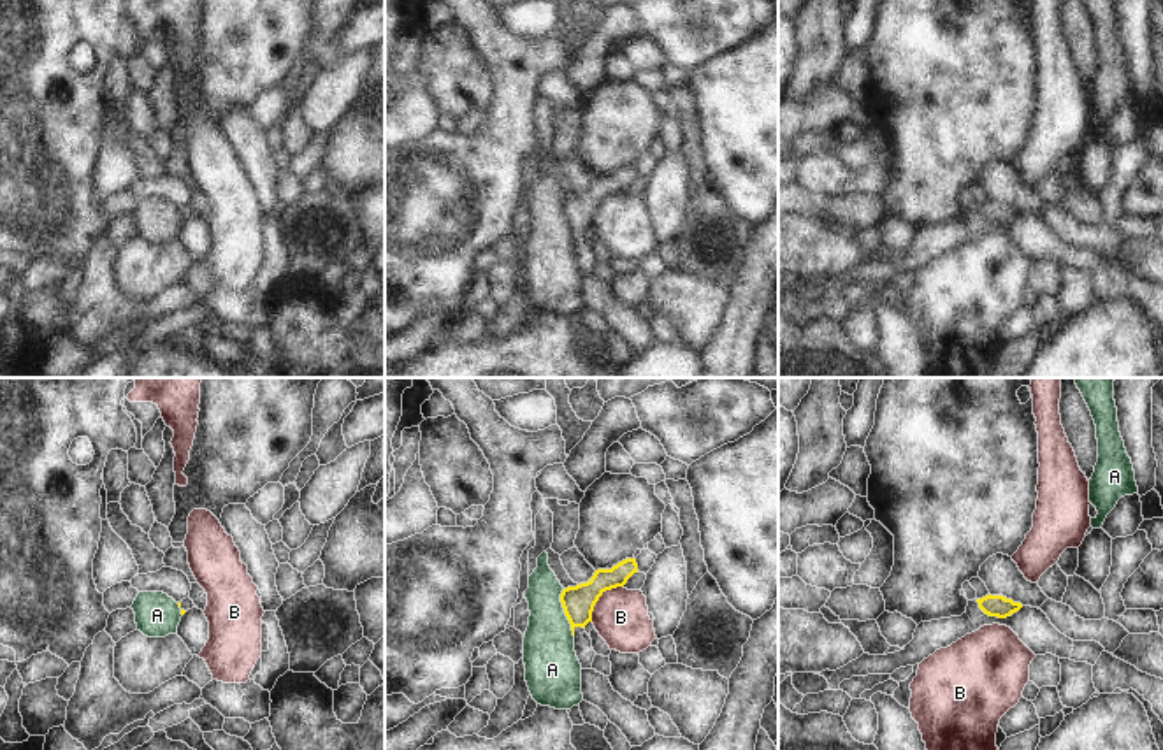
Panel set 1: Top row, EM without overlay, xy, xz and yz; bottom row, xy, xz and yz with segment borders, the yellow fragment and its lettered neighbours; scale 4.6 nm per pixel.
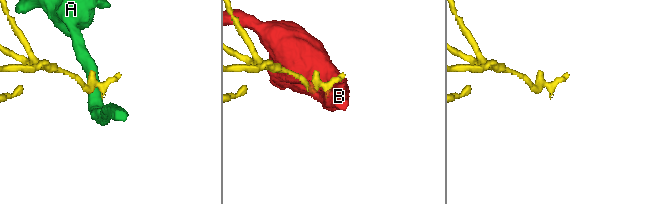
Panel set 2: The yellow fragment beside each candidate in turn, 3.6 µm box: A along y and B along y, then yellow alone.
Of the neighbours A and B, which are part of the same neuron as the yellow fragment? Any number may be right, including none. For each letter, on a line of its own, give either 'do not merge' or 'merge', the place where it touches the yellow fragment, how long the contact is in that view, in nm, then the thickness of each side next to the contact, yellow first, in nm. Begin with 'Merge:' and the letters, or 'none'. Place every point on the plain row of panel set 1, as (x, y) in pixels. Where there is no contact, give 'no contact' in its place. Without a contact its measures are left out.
Merge: none
A: do not merge; meets yellow in xz at (564, 218); contact 220 nm long; 150 nm thick on the yellow side, 240 nm on the other
B: do not merge; meets yellow in xz at (599, 202); contact 220 nm long; 150 nm thick on the yellow side, 260 nm on the other

